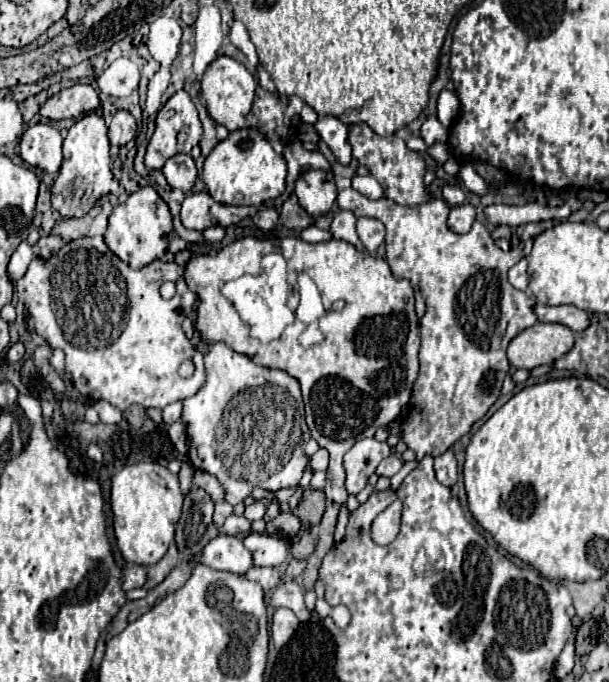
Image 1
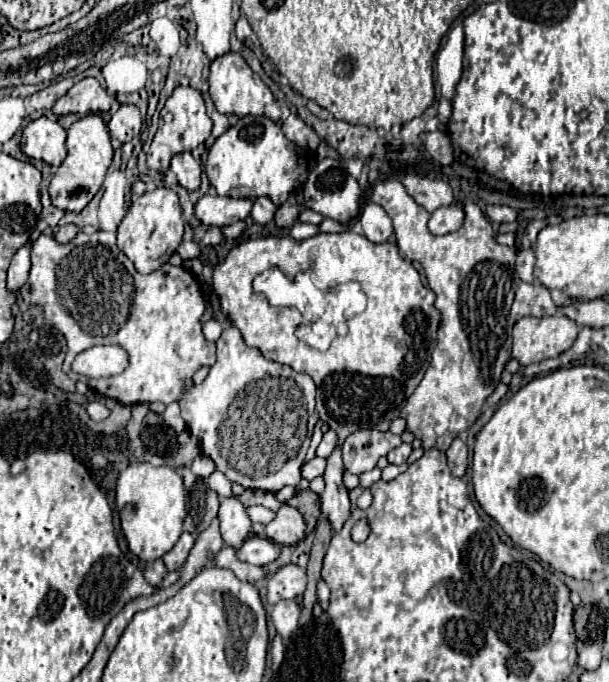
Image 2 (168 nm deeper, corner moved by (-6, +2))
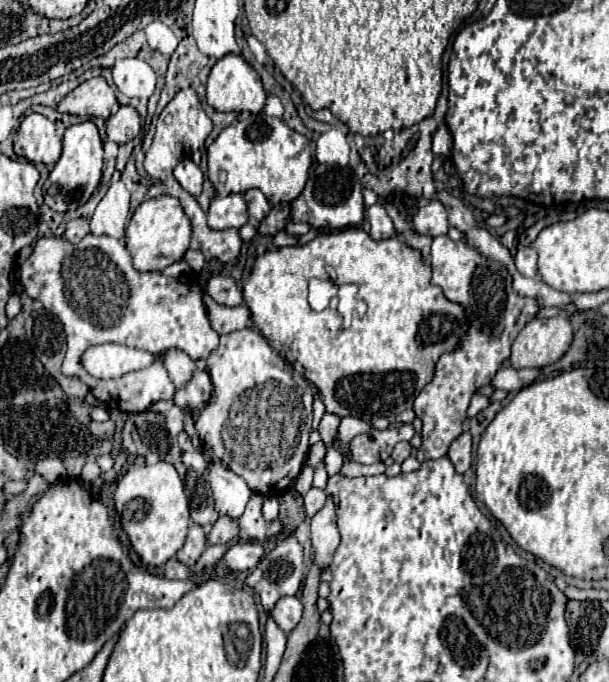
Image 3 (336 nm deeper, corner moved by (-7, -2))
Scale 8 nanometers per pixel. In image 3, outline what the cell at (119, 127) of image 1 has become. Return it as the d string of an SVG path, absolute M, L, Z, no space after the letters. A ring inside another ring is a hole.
M121 106L117 114L107 118L107 138L125 144L133 140L141 132L141 118L133 106Z

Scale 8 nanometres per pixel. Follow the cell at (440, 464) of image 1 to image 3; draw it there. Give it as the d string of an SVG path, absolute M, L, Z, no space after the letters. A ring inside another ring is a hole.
M465 430L457 440L453 440L449 454L447 454L459 474L465 474L471 468L473 456L471 456L471 434Z

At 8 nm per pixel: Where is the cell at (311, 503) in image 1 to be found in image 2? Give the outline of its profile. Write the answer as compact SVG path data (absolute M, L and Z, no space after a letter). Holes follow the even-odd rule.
M300 490L288 500L288 504L304 516L306 532L310 534L314 530L316 520L320 518L320 498L318 498L318 494L314 494L312 490Z

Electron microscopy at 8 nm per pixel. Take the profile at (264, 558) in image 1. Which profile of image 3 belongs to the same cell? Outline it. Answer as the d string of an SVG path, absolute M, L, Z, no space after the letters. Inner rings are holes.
M239 542L239 544L235 544L235 546L231 546L227 550L223 560L225 560L225 566L229 570L247 574L259 564L263 552L265 550L263 550L263 546L259 542Z

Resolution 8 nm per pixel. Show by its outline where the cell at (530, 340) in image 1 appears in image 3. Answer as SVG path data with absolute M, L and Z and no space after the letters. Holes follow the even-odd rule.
M567 314L531 320L511 348L513 368L541 368L555 364L571 346L573 324Z

